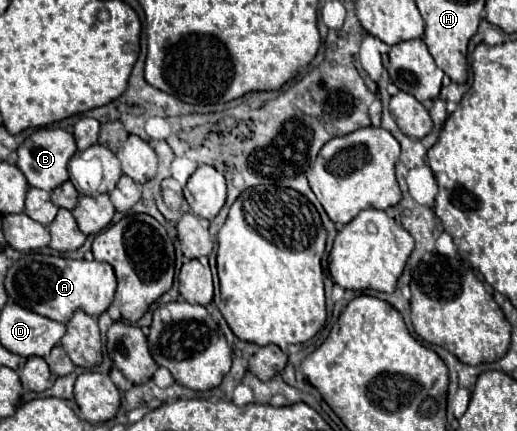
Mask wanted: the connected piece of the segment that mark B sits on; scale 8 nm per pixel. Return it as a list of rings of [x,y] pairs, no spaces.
[[[39,128],[17,148],[17,154],[19,154],[17,166],[33,188],[51,192],[53,188],[57,188],[59,184],[63,184],[69,178],[67,162],[75,152],[77,152],[77,146],[75,146],[73,134],[69,134],[63,128]]]

